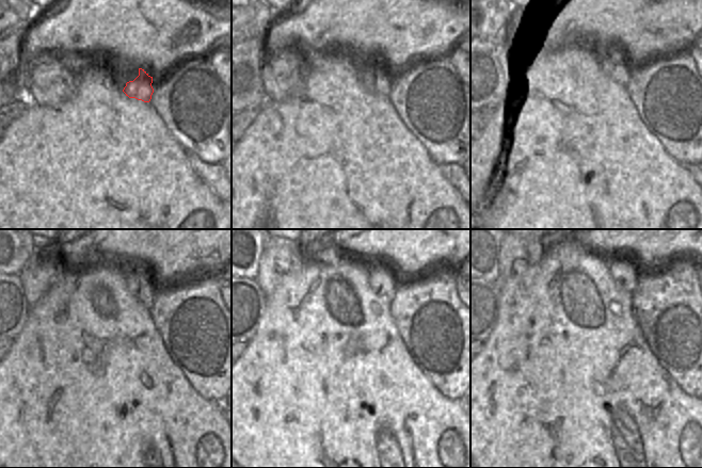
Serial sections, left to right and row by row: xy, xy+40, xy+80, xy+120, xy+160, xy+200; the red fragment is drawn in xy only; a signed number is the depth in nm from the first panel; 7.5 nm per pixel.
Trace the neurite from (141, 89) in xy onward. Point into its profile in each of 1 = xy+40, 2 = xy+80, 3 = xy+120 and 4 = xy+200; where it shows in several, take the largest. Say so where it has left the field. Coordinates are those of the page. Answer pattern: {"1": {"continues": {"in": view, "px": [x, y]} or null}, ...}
{"1": {"continues": {"in": "xy+40", "px": [382, 82]}}, "2": {"continues": {"in": "xy+80", "px": [615, 47]}}, "3": {"continues": {"in": "xy+120", "px": [142, 284]}}, "4": {"continues": {"in": "xy+200", "px": [623, 270]}}}

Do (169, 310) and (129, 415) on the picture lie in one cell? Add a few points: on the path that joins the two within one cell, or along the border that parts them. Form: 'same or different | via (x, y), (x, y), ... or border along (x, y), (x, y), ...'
different | border along (148, 311), (153, 324), (171, 356)

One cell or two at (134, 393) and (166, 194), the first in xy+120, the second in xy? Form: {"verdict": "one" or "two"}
{"verdict": "one"}

